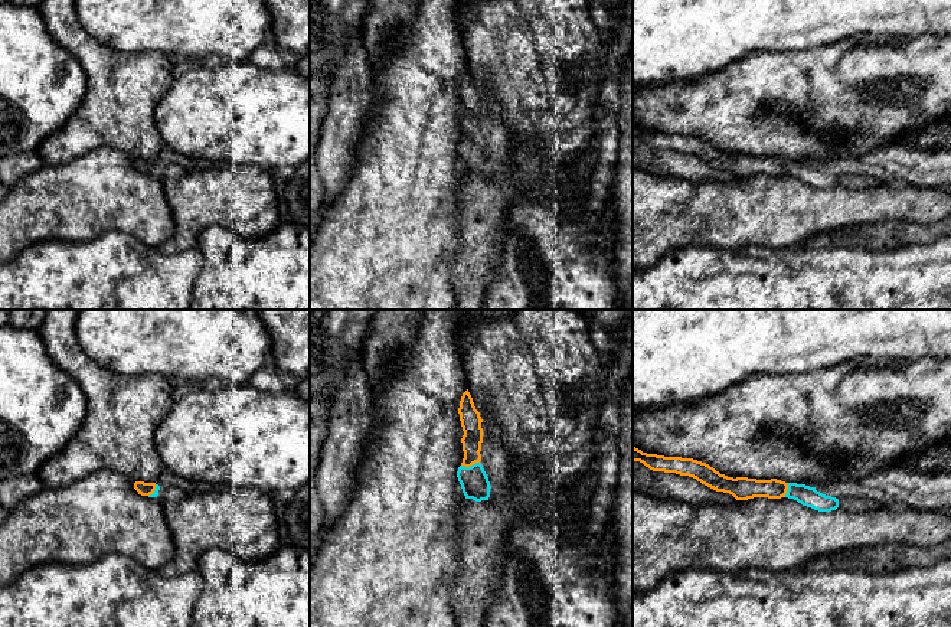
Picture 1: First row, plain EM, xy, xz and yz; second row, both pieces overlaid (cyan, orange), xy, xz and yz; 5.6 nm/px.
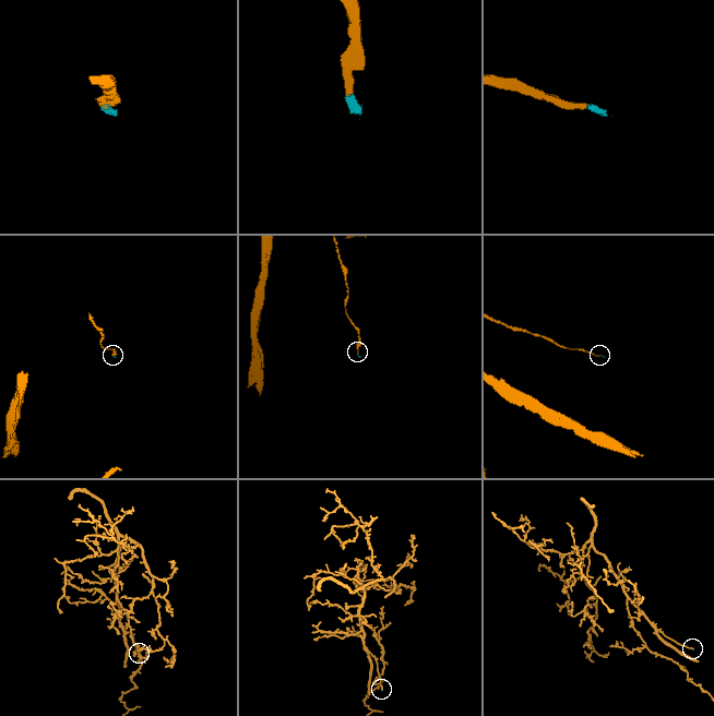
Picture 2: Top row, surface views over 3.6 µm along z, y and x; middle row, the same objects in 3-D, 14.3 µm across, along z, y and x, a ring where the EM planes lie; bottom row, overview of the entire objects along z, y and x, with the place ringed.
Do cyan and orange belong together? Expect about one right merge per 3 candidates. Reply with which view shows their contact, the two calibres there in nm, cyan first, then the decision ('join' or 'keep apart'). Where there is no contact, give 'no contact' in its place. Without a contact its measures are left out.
contact in xz; calibres 160 and 120 nm; join

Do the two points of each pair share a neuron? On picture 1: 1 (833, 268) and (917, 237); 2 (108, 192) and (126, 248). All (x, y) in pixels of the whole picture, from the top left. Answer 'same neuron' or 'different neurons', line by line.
1: different neurons
2: different neurons

